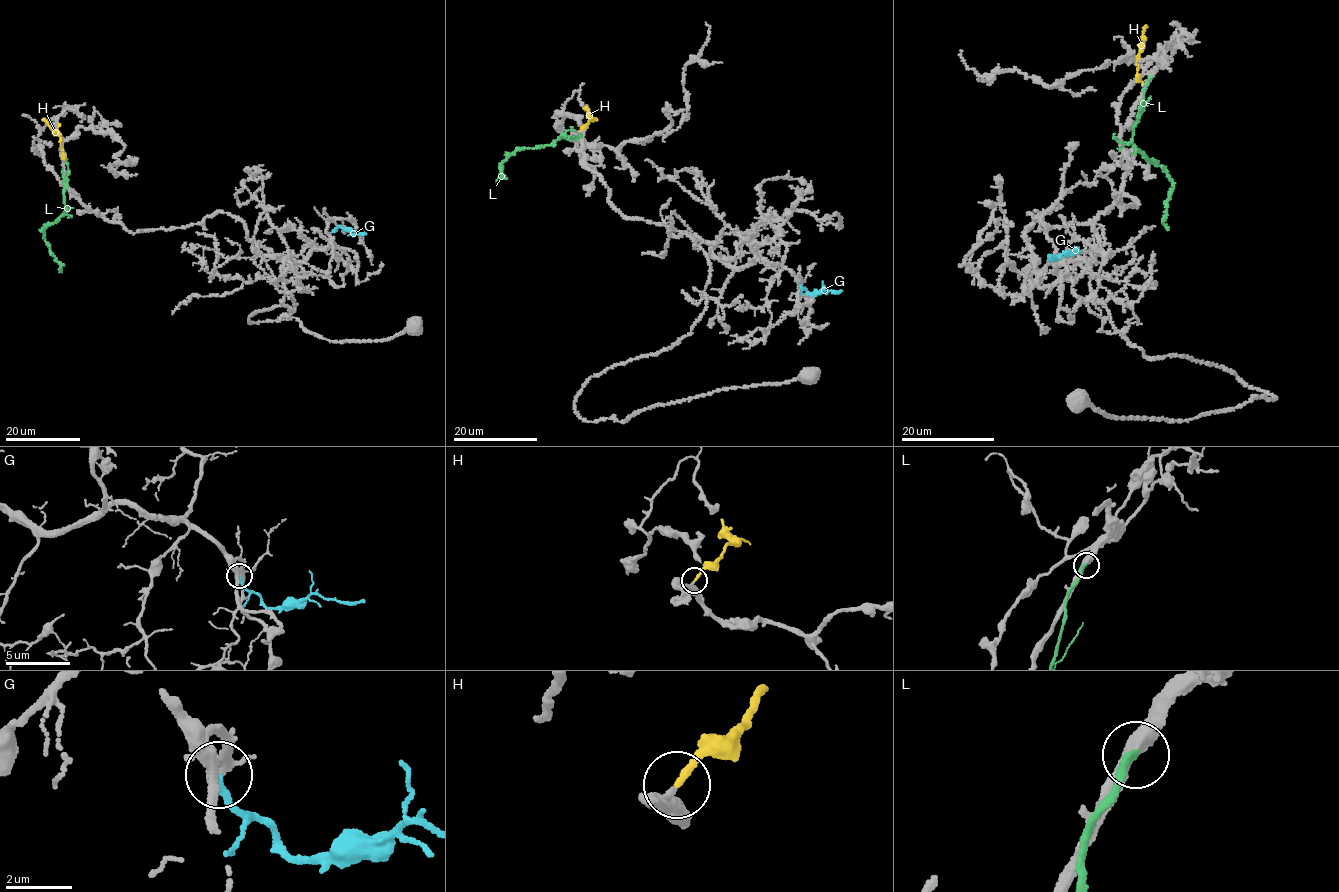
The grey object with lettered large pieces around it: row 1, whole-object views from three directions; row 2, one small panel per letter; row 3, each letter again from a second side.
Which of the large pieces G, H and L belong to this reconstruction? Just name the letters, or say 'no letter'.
G, H

